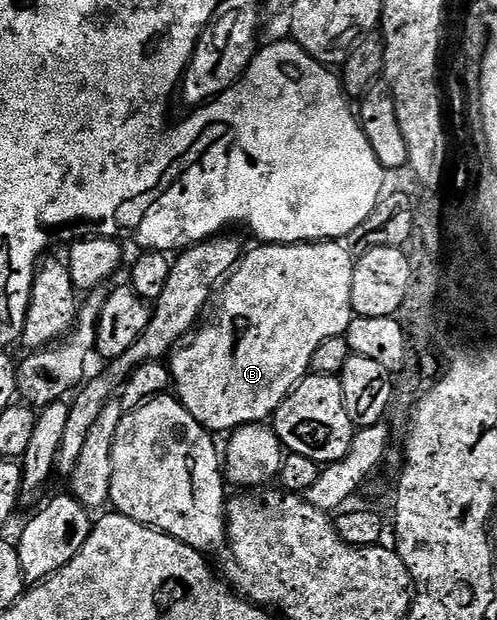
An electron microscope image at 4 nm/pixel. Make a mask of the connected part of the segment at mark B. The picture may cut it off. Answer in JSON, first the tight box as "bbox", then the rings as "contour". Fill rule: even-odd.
{"bbox":[169,241,355,434],"contour":[[[309,241],[301,245],[263,243],[258,247],[260,249],[255,249],[252,253],[250,250],[235,266],[230,276],[226,278],[225,284],[222,286],[222,289],[224,288],[223,294],[219,297],[219,310],[216,311],[211,325],[205,326],[206,324],[204,324],[190,340],[180,344],[174,350],[173,356],[169,361],[173,389],[180,403],[186,407],[189,415],[193,415],[193,419],[197,419],[197,423],[201,423],[208,431],[214,431],[216,434],[223,432],[226,434],[228,431],[240,429],[242,425],[257,425],[266,422],[268,418],[278,411],[279,404],[298,387],[300,381],[311,373],[313,351],[317,351],[317,347],[320,343],[325,343],[325,339],[344,336],[353,316],[351,311],[351,292],[353,291],[355,257],[346,244],[339,241]]]}

